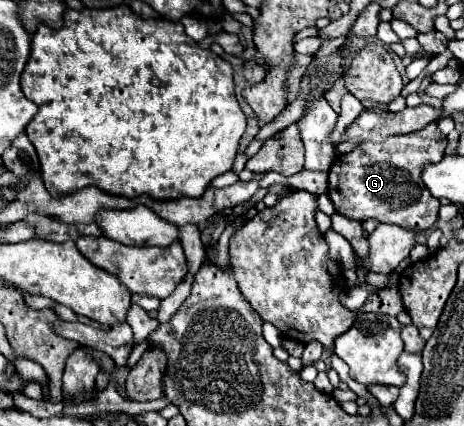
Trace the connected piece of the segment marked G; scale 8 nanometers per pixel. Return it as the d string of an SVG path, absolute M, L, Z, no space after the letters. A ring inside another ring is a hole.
M427 125L419 133L395 135L383 143L363 141L353 151L339 155L329 169L329 199L335 211L353 221L377 219L379 223L391 223L405 229L425 231L433 227L439 213L439 199L435 199L425 187L409 187L409 169L423 169L423 165L443 159L447 139L437 125Z

